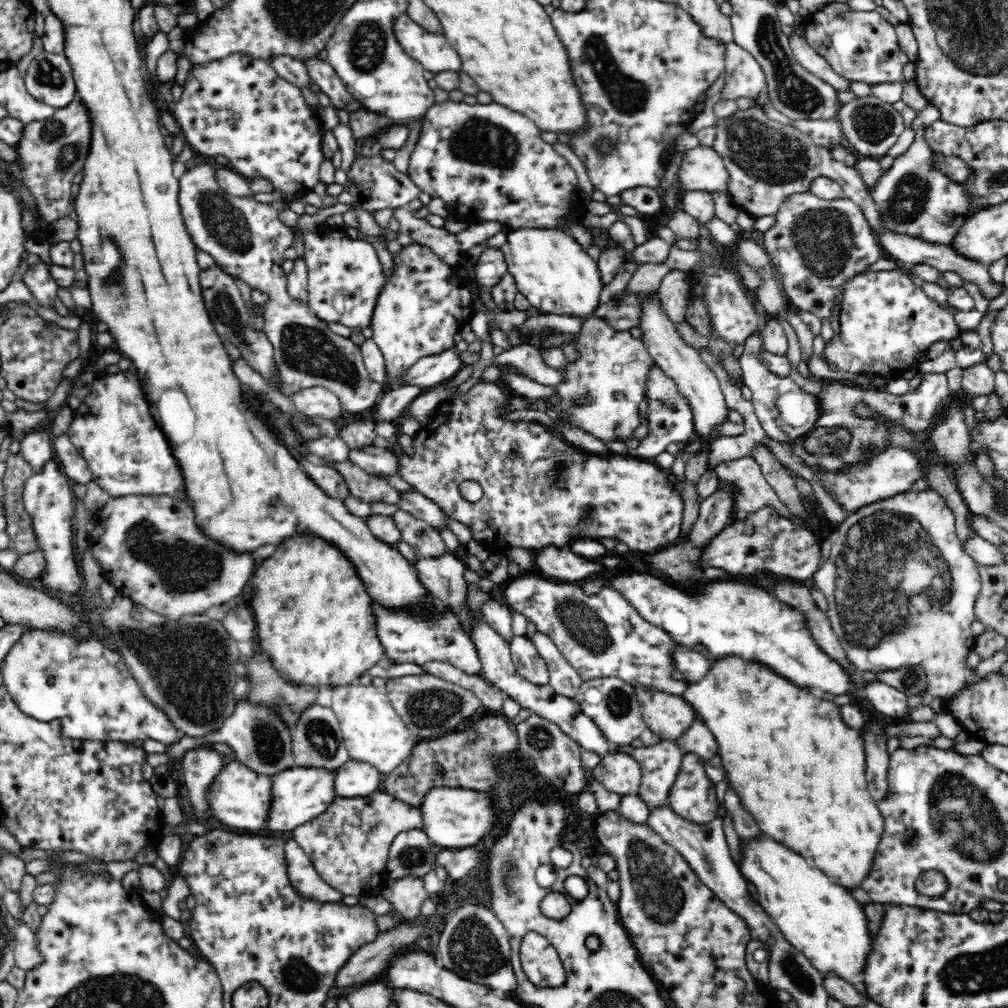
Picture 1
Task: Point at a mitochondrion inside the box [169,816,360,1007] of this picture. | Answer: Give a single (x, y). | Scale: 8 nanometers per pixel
(297, 975)

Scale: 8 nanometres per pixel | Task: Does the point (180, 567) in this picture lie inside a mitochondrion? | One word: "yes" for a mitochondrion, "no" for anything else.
yes

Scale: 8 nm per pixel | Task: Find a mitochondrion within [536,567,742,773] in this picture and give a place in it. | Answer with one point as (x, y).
(582, 625)

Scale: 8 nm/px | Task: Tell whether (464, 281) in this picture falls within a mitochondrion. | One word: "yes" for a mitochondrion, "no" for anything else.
no

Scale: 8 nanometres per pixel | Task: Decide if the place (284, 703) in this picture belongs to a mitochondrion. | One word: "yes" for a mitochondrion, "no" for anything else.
yes

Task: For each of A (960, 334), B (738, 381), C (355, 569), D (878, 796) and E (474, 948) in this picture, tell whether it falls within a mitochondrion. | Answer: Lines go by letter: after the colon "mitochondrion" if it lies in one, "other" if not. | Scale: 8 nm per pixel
A: other
B: other
C: other
D: other
E: mitochondrion

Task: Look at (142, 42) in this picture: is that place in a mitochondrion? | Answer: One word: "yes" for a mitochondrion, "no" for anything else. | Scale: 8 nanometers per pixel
no

